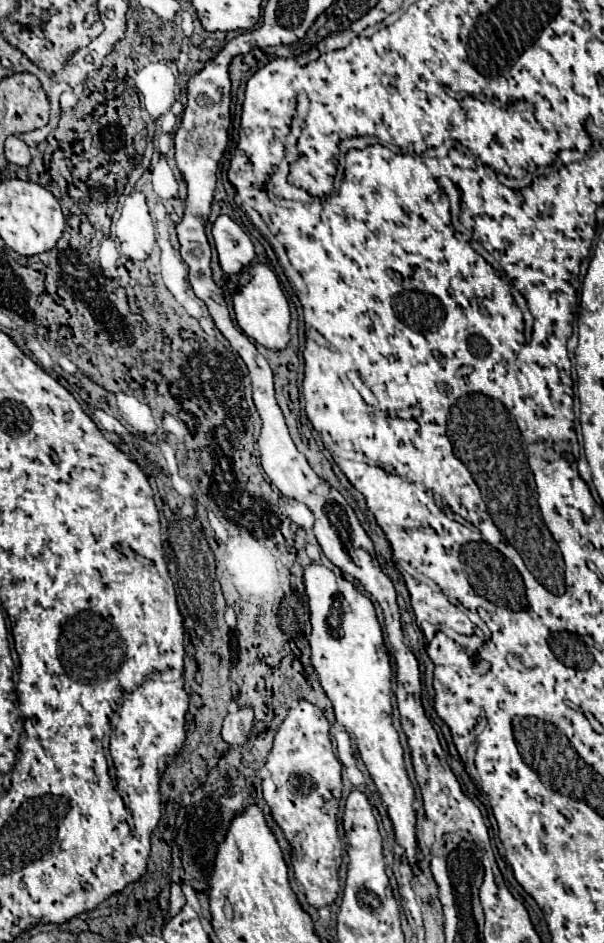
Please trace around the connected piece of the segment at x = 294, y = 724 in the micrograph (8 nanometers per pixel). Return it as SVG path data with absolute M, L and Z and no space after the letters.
M300 700L298 706L290 708L286 720L276 732L274 748L266 760L264 776L262 776L262 798L270 808L272 820L280 826L284 838L292 846L292 868L296 882L304 888L306 900L316 910L330 906L338 896L338 870L342 864L342 842L338 836L336 814L342 796L342 764L334 756L334 748L330 742L330 724L324 718L322 710L306 700Z

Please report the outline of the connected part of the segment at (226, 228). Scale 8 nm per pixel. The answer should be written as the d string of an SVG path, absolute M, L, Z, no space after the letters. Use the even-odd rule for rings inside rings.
M220 216L212 226L212 236L220 256L220 266L226 274L240 272L256 256L246 232L228 216Z

